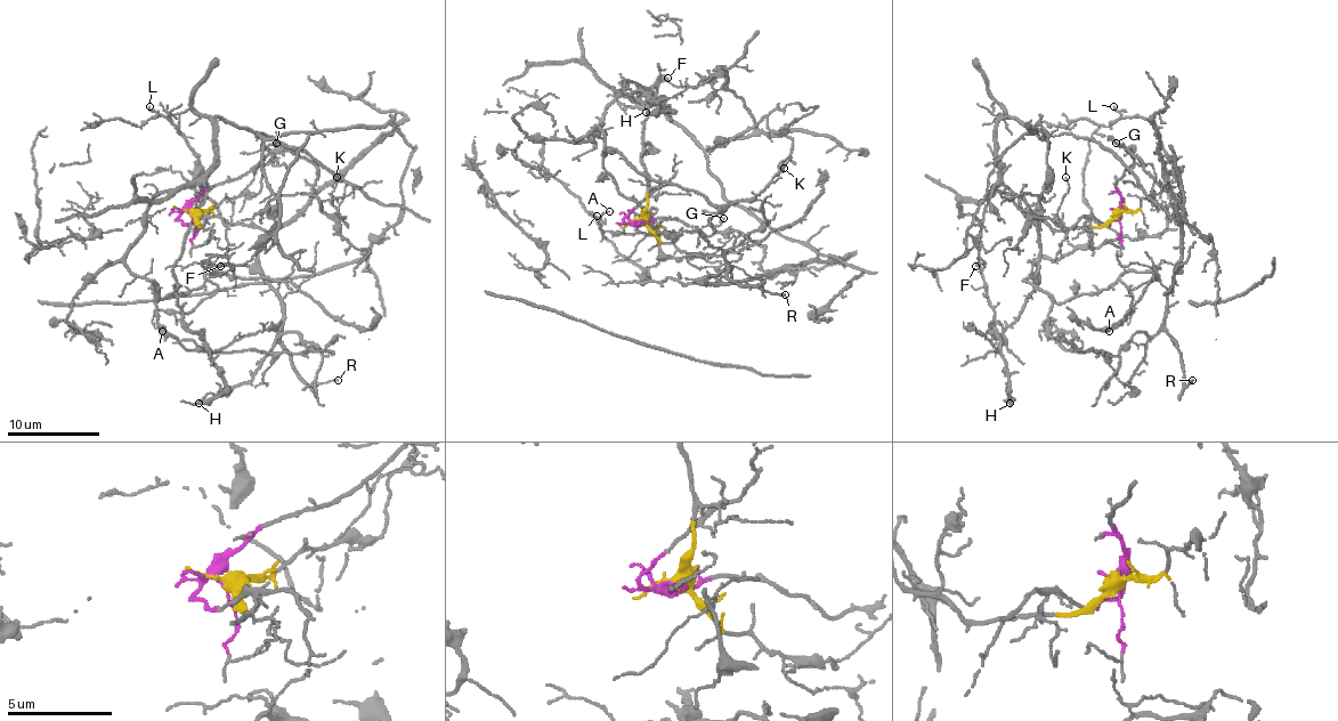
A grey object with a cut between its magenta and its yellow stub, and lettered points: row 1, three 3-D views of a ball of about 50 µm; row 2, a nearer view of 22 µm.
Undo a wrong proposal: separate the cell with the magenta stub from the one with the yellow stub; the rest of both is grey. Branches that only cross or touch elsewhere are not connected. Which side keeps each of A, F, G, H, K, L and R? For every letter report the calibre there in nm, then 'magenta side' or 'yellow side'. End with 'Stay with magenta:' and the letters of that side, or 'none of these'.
A: 100 nm | yellow side
F: 100 nm | yellow side
G: 140 nm | magenta side
H: 260 nm | yellow side
K: 80 nm | yellow side
L: 120 nm | magenta side
R: 100 nm | magenta side
Stay with magenta: G, L, R

